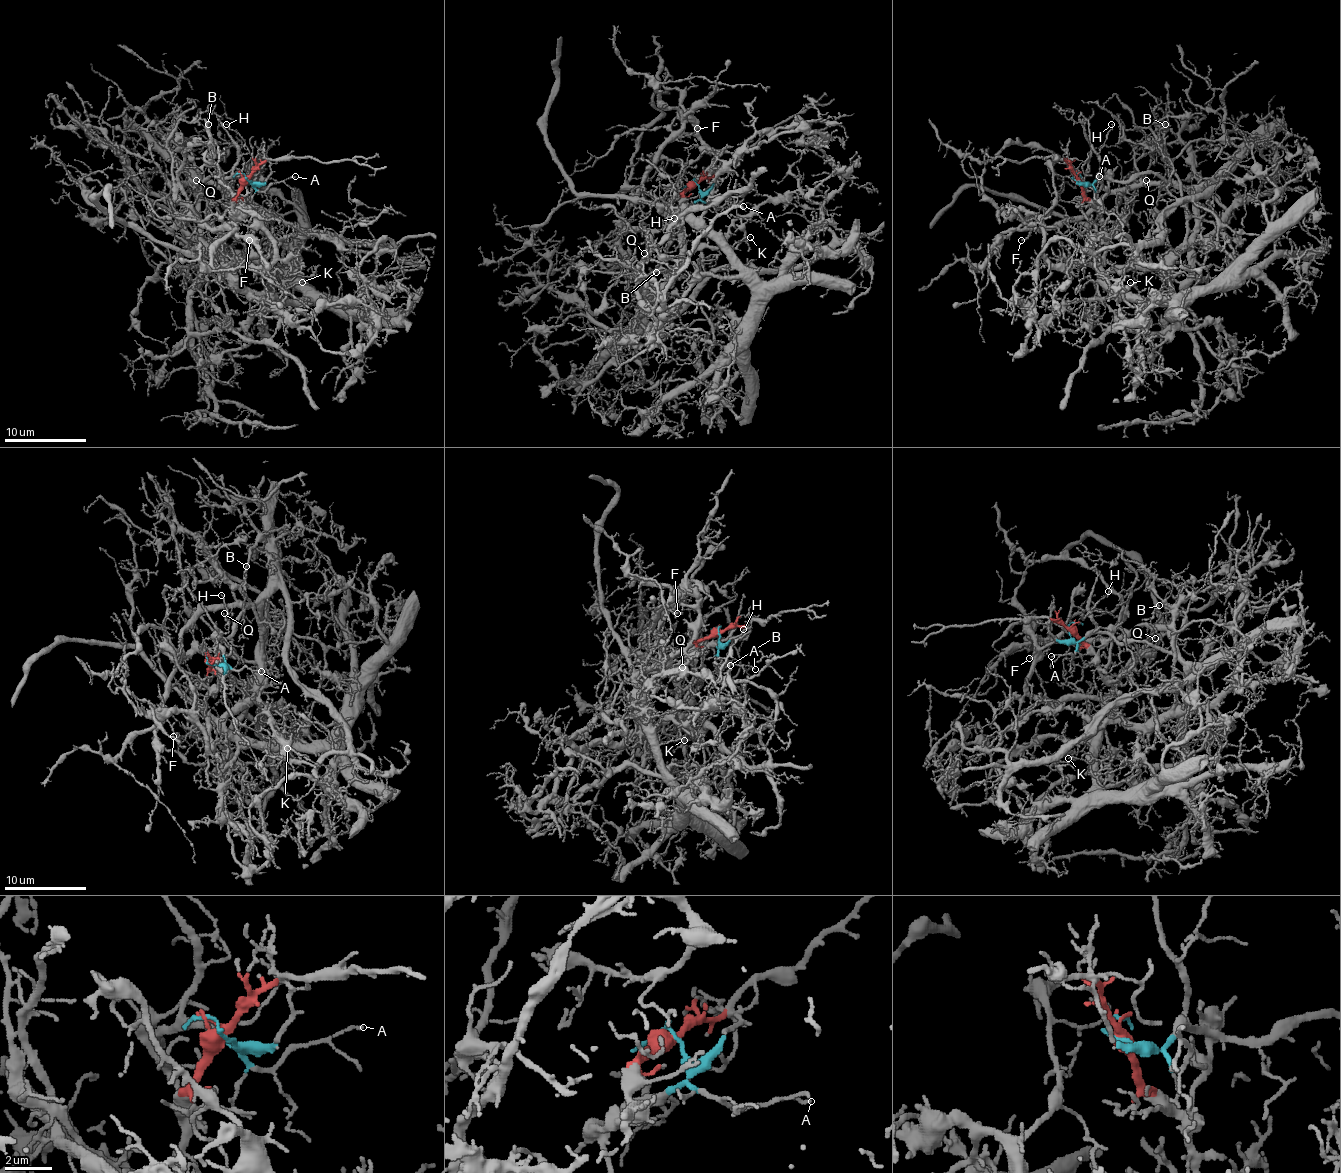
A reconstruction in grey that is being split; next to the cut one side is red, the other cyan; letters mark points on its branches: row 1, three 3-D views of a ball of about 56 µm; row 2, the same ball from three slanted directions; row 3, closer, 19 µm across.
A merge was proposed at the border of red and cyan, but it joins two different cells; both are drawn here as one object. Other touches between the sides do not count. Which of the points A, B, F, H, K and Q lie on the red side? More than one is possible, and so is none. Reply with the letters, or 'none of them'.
F, K

